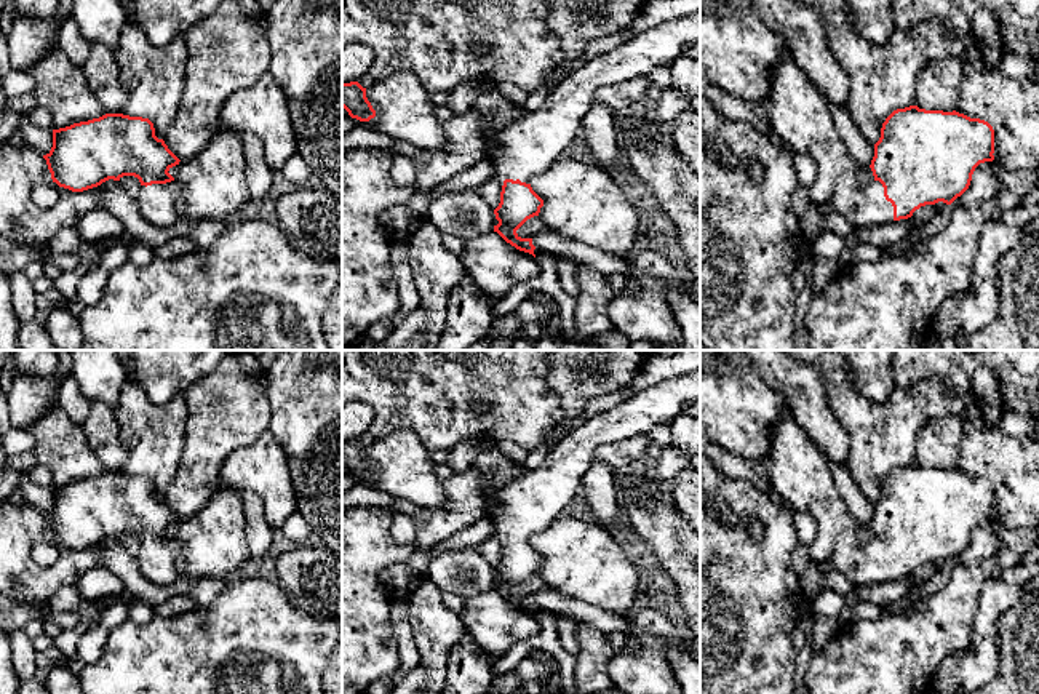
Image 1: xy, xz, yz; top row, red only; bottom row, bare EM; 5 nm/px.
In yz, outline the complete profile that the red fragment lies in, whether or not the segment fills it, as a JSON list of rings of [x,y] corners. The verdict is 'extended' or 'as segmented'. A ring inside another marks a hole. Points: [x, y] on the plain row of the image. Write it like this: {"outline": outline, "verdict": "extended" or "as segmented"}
{"outline": [[[918,464],[894,469],[874,502],[874,537],[860,544],[854,528],[836,542],[831,568],[855,587],[908,577],[926,563],[951,563],[980,521],[994,518],[994,488],[956,469]]], "verdict": "extended"}

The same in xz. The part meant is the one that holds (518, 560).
{"outline": [[[700,369],[657,382],[574,427],[550,448],[540,467],[502,486],[488,512],[502,545],[500,561],[494,568],[499,579],[494,590],[535,616],[532,596],[516,592],[543,564],[531,539],[580,496],[582,477],[593,464],[593,451],[604,443],[644,435],[655,425],[673,422],[695,401],[700,401]]], "verdict": "extended"}

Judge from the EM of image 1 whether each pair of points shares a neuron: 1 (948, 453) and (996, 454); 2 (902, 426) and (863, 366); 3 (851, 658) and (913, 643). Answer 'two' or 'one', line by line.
1: two
2: two
3: one

